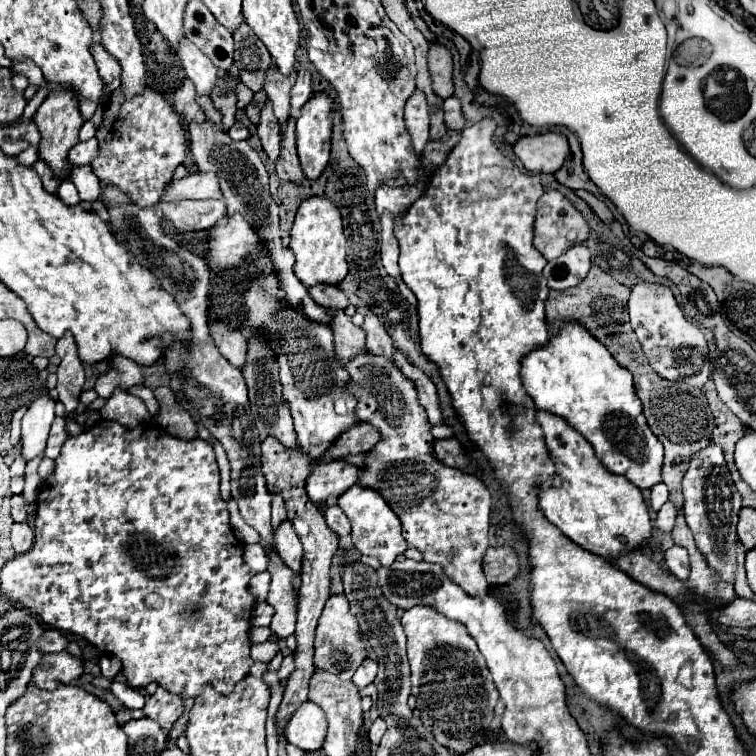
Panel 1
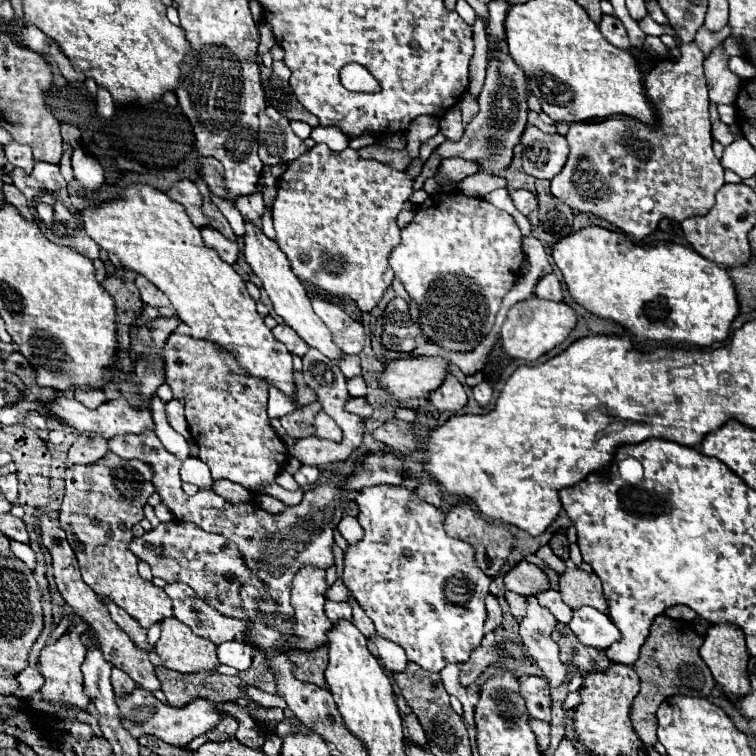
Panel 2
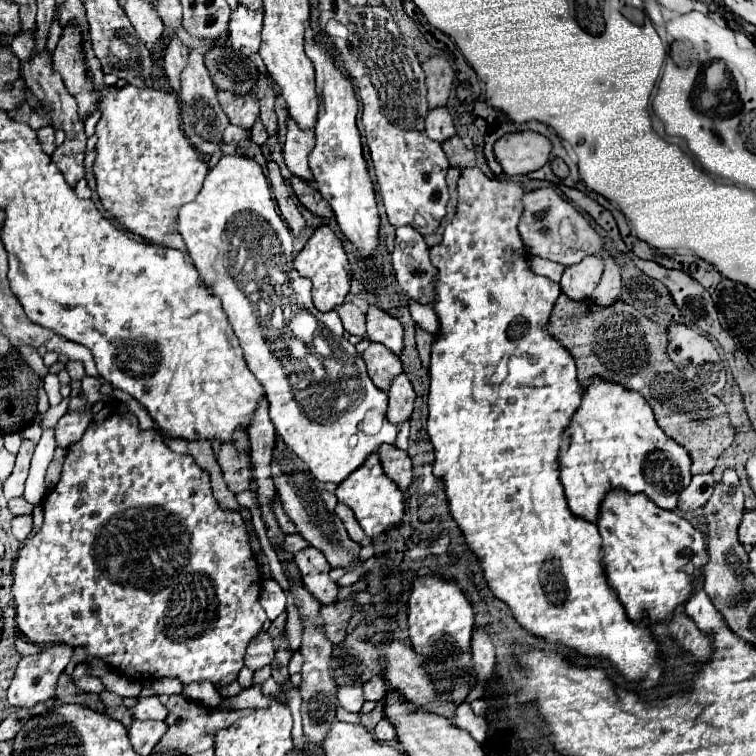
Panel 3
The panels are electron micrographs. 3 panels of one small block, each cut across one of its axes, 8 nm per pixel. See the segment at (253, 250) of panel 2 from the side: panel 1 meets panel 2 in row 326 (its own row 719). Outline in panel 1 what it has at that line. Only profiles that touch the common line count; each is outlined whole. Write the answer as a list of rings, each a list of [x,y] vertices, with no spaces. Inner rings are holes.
[[[304,702],[286,726],[286,738],[290,744],[314,752],[322,748],[326,736],[326,714],[314,702]]]

